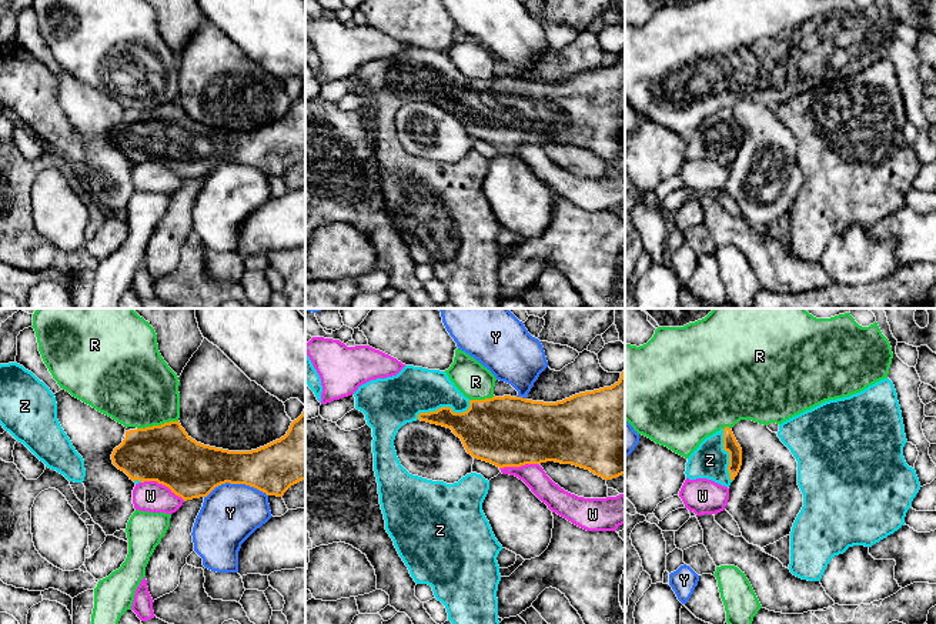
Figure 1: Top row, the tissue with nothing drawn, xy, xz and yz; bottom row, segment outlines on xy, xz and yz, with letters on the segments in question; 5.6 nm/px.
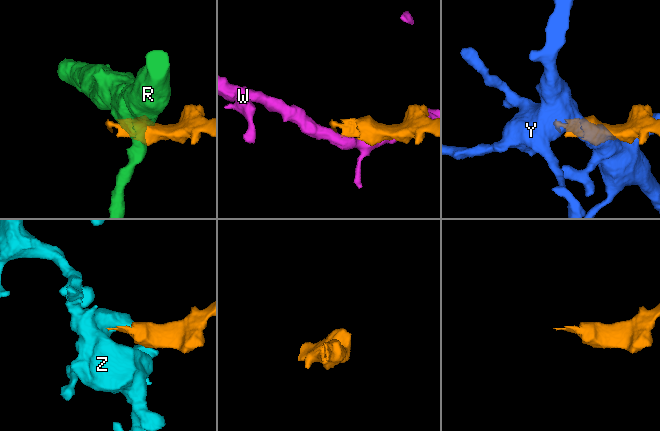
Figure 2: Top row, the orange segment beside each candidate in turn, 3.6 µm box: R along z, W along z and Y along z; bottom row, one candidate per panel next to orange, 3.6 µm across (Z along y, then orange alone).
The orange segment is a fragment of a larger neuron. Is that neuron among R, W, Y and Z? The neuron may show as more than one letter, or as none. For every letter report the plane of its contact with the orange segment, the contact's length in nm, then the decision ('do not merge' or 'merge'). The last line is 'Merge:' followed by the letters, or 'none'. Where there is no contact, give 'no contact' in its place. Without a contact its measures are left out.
R: xy | 240 nm | do not merge
W: xy | 260 nm | do not merge
Y: xy | 360 nm | do not merge
Z: xz | 320 nm | merge
Merge: Z

